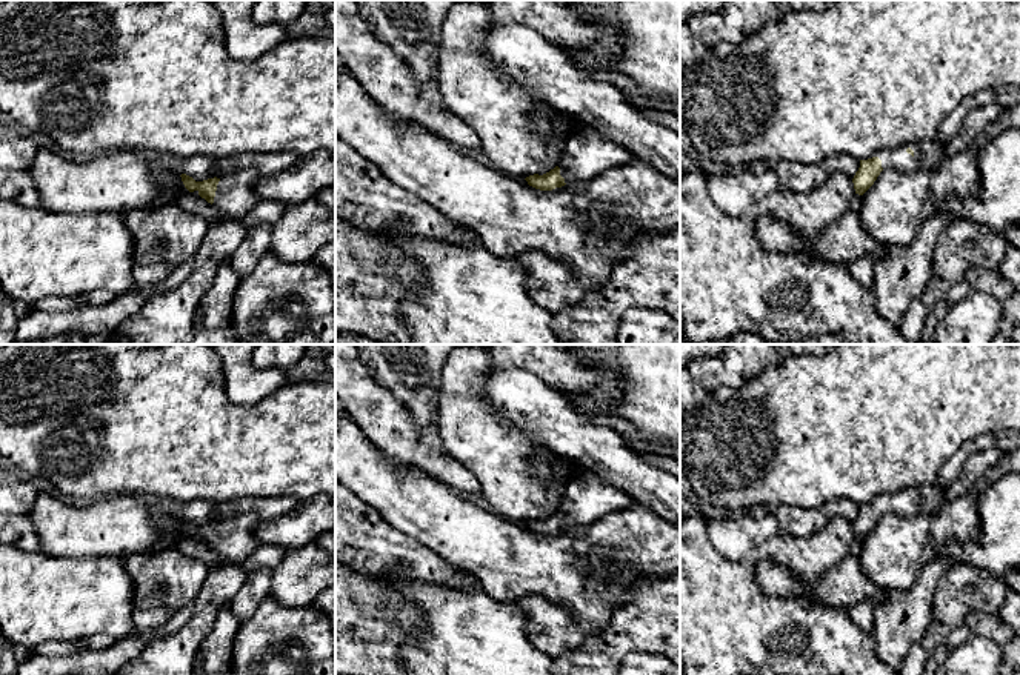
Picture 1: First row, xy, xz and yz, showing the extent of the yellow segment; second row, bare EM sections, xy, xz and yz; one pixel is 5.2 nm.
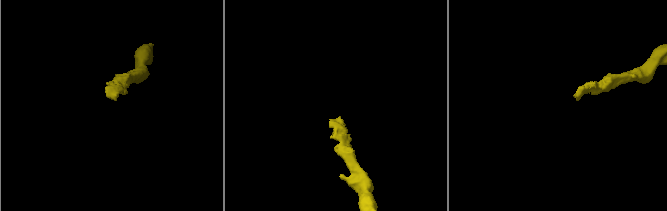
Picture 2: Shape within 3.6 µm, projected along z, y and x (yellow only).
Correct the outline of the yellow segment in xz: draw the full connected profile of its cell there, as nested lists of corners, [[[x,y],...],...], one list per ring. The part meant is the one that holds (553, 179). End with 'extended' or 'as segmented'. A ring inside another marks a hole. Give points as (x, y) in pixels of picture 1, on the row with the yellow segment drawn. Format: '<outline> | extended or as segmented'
[[[578,125],[566,138],[558,165],[549,172],[529,175],[525,180],[540,191],[594,180],[611,168],[632,161],[634,154],[623,145],[611,141],[595,128]]] | extended

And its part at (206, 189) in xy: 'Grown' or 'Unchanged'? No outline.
Grown

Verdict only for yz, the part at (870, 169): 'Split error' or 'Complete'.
Split error

